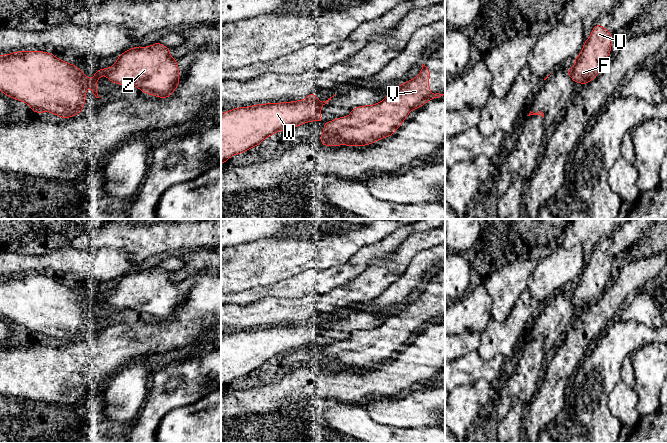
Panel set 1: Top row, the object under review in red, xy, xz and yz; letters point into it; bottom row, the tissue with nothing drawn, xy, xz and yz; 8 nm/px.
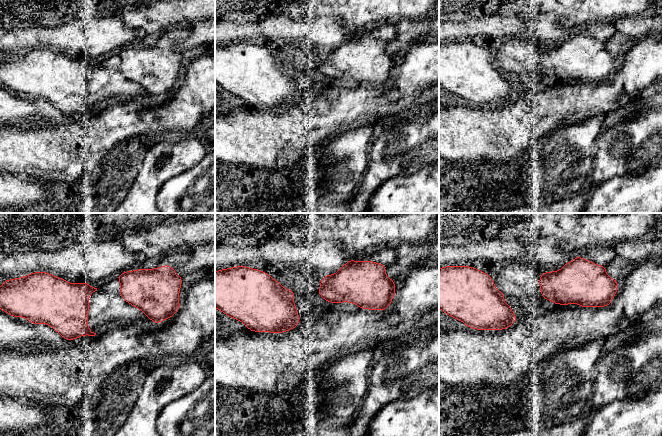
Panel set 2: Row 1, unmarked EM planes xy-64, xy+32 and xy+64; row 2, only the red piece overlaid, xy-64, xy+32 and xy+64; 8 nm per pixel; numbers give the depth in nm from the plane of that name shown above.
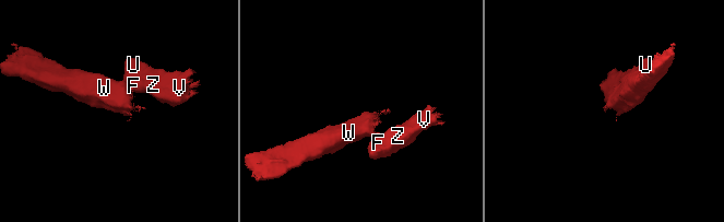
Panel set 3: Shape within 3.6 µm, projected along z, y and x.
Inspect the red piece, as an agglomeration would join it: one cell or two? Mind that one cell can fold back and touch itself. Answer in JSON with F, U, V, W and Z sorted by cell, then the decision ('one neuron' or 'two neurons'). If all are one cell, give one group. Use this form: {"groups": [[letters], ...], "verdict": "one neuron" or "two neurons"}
{"groups": [["F", "U", "V", "Z"], ["W"]], "verdict": "two neurons"}

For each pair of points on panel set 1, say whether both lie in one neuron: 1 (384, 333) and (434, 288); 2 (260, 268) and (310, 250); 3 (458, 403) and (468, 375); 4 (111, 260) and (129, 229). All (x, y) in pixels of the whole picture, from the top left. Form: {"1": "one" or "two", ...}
{"1": "one", "2": "one", "3": "two", "4": "two"}

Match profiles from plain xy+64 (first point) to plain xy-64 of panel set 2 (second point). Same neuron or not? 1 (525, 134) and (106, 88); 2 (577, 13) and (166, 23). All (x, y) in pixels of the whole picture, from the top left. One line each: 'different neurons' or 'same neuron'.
1: different neurons
2: same neuron

